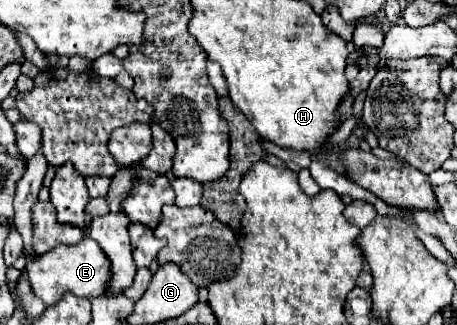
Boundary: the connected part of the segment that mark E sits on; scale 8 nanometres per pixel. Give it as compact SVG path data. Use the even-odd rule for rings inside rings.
M88 235L78 245L58 245L52 251L36 257L36 261L28 263L28 277L34 285L34 293L46 303L58 303L66 293L74 293L76 297L98 297L106 293L110 287L110 259L102 251L102 247Z

